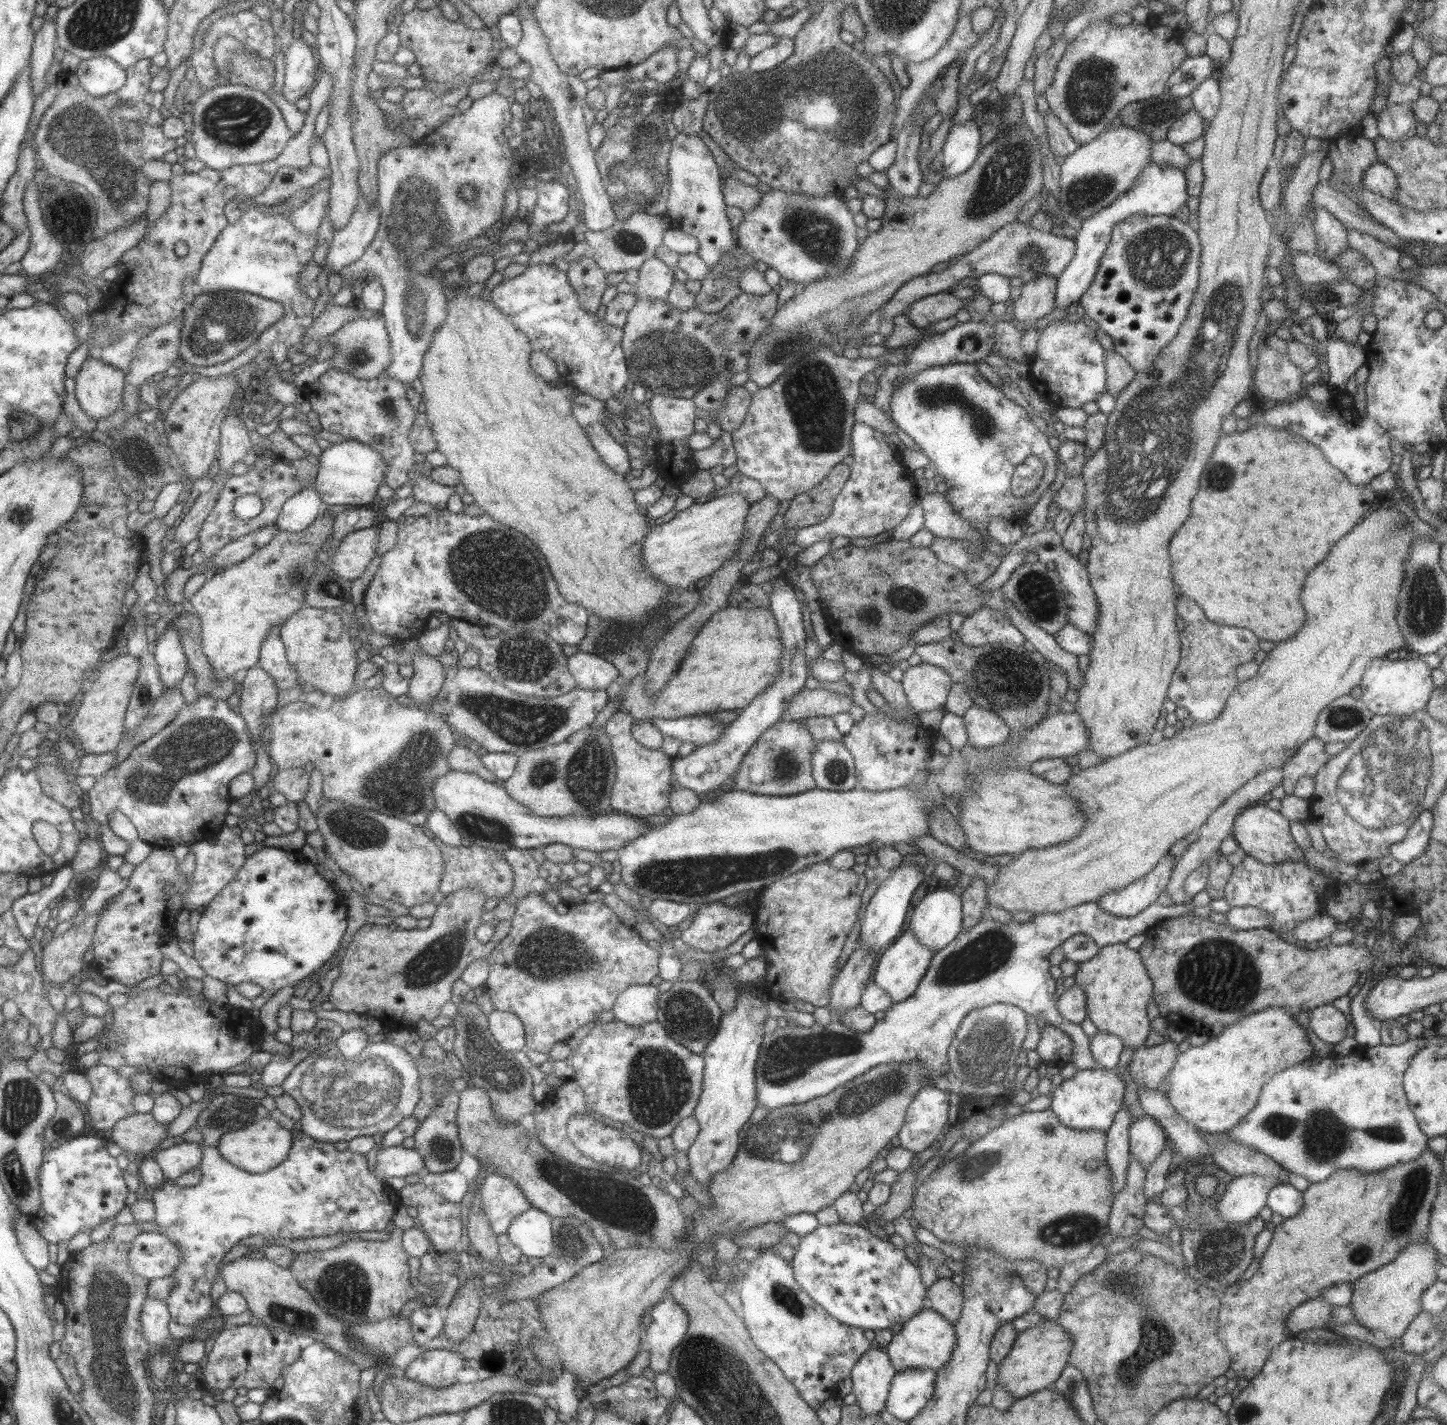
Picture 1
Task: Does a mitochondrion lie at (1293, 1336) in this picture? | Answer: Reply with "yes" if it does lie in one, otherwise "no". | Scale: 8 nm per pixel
no

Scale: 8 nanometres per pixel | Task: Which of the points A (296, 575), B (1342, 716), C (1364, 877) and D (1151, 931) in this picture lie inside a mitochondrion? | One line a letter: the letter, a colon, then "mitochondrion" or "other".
A: mitochondrion
B: mitochondrion
C: other
D: other

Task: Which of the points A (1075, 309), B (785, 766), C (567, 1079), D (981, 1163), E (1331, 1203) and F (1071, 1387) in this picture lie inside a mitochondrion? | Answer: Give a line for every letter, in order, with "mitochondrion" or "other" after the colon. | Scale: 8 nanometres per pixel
A: other
B: mitochondrion
C: other
D: mitochondrion
E: other
F: mitochondrion

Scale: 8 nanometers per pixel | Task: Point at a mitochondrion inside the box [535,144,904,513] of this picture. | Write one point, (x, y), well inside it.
(674, 359)

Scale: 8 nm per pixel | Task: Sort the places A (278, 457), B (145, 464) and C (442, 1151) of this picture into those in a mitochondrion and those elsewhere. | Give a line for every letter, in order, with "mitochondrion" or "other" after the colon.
A: other
B: mitochondrion
C: mitochondrion

